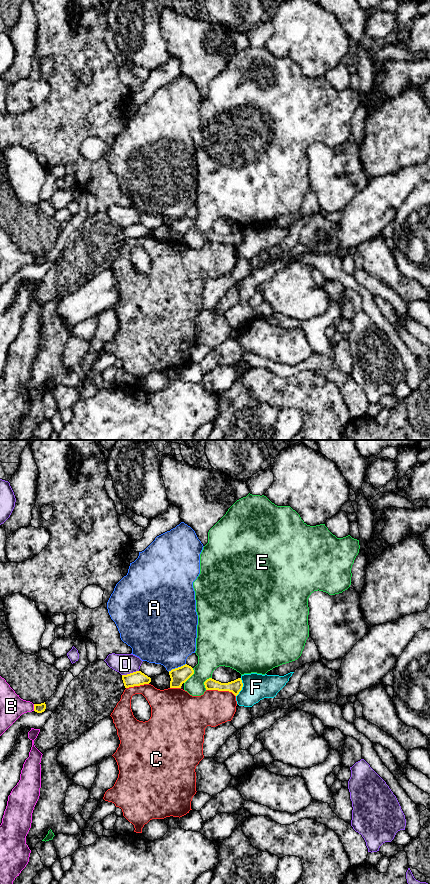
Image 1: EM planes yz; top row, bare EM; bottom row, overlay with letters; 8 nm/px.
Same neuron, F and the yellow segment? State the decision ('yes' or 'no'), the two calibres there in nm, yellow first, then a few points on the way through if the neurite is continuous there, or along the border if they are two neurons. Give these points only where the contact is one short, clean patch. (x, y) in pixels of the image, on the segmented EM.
no; calibres 100 and 220 nm; border yz (241, 678), (242, 689), (236, 696)

